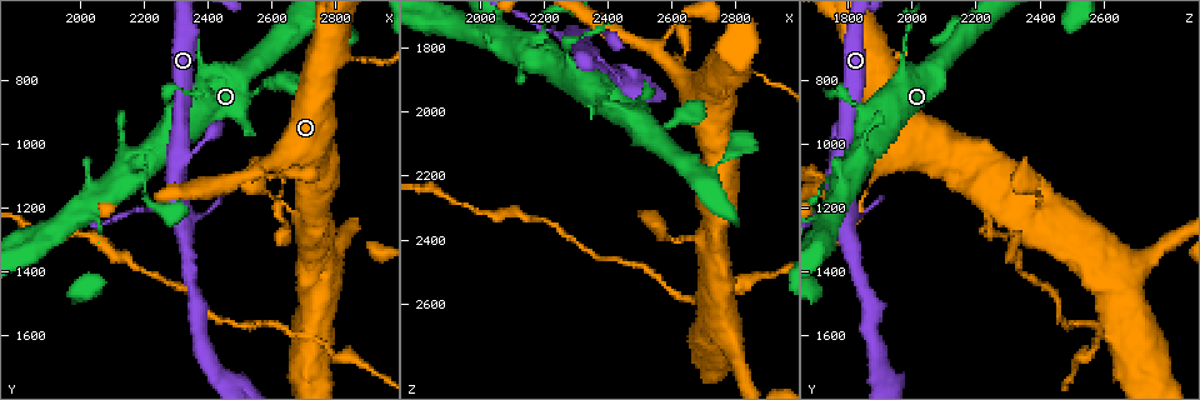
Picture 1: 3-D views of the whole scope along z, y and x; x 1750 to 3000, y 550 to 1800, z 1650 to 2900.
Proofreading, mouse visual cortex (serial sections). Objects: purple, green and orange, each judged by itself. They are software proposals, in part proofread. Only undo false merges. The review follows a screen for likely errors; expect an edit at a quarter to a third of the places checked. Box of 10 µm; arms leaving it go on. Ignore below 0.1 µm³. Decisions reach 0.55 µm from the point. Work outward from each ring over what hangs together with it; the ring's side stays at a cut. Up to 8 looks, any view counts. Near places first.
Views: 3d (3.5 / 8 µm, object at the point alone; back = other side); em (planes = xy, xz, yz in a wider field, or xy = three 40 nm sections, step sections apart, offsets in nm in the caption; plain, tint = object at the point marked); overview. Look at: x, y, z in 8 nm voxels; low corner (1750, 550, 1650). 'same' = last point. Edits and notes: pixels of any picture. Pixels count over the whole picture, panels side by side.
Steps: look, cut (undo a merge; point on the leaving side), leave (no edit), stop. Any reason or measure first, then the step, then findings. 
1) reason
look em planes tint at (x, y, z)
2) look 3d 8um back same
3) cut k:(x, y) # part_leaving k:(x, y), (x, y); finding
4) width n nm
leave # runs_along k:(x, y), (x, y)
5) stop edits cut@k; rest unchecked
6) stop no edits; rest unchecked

look 3d 3.5um at (2200, 1200, 1740)

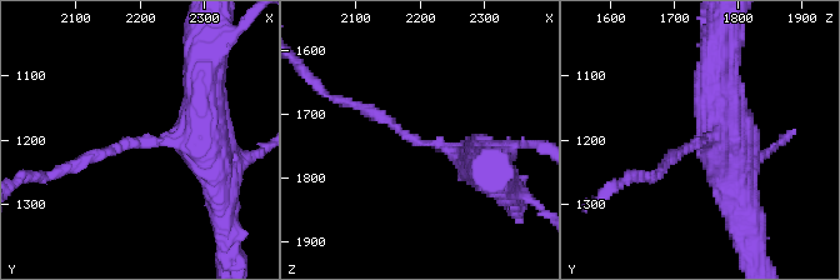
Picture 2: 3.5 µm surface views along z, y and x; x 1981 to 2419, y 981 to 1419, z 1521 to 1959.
need the tissue
look em xy step 1 plain at (2200, 1210, 1740)

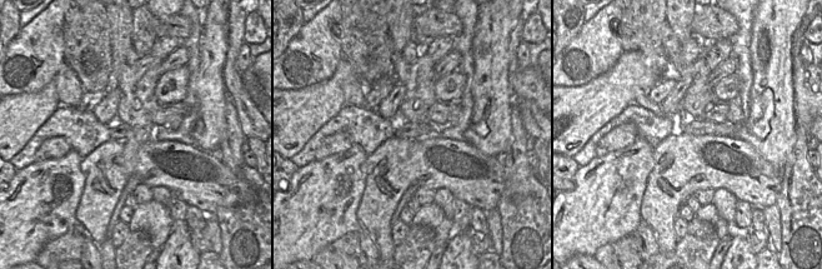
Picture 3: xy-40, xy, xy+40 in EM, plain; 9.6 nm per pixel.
look em xy step 1 tint same

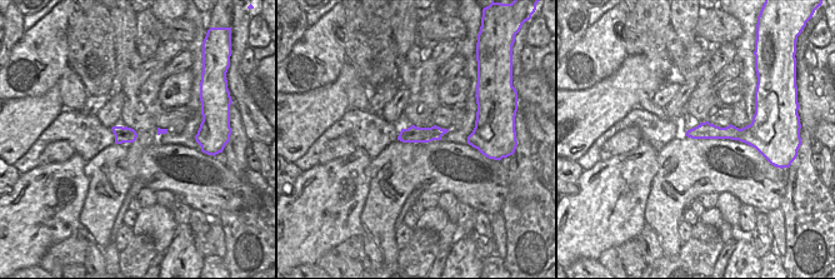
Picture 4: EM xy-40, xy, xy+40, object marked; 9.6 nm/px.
leave # all the same cell

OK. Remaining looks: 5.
thin arm on a thick one
look 3d 3.5um at (2540, 1090, 1800)

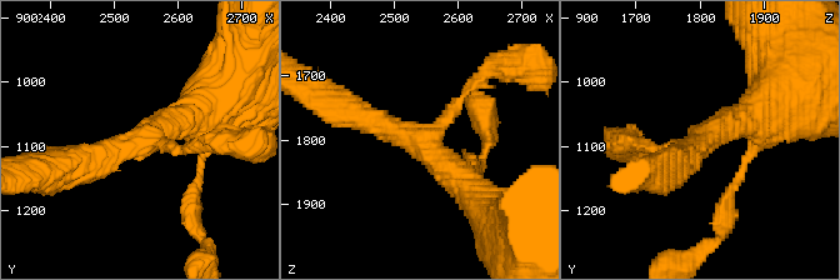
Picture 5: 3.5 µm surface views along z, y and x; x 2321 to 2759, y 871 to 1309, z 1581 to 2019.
arms 3; arm_widths 150, 350, 450 nm; now the EM
look em xy step 1 tint at (2540, 1095, 1805)

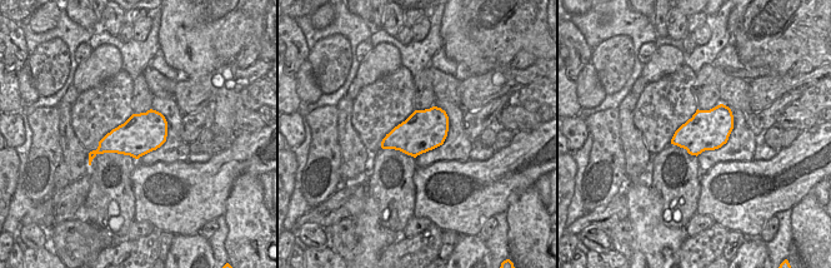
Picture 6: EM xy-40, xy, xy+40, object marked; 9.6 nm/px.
look em xy step 3 tint same

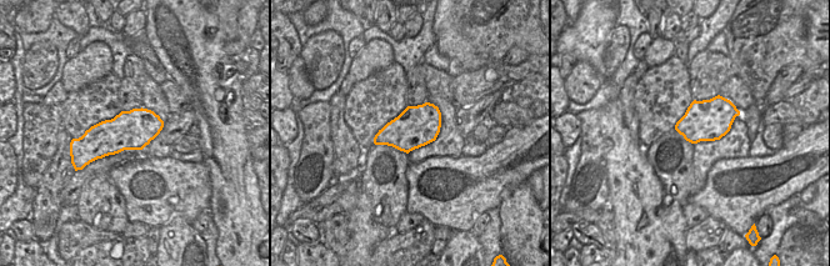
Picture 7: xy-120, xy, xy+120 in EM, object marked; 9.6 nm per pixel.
width 400 nm
leave # runs_along 5:(476, 195), (411, 135), (346, 113); all the same cell

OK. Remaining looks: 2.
a narrow waist
look em xy step 1 tint at (2720, 1590, 2620)

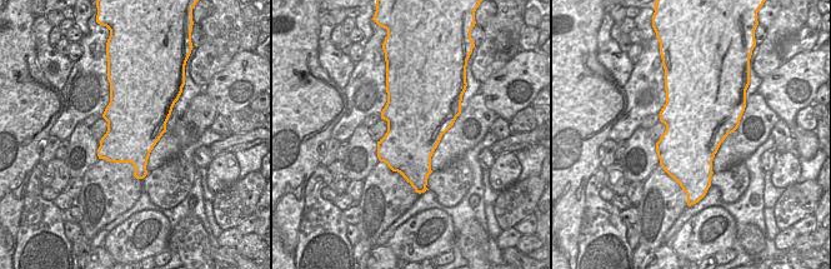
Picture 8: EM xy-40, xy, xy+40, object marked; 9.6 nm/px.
wider look
look 3d 3.5um back same

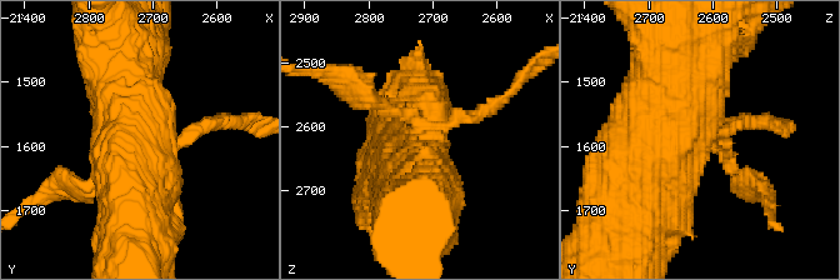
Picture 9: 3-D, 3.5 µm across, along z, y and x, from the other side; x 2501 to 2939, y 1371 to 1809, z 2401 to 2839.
cut 9:(479, 110) # part_leaving 9:(439, 129), (493, 106), (539, 61); two cells meet here

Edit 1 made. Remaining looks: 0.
stop edits cut@9; rest unchecked

